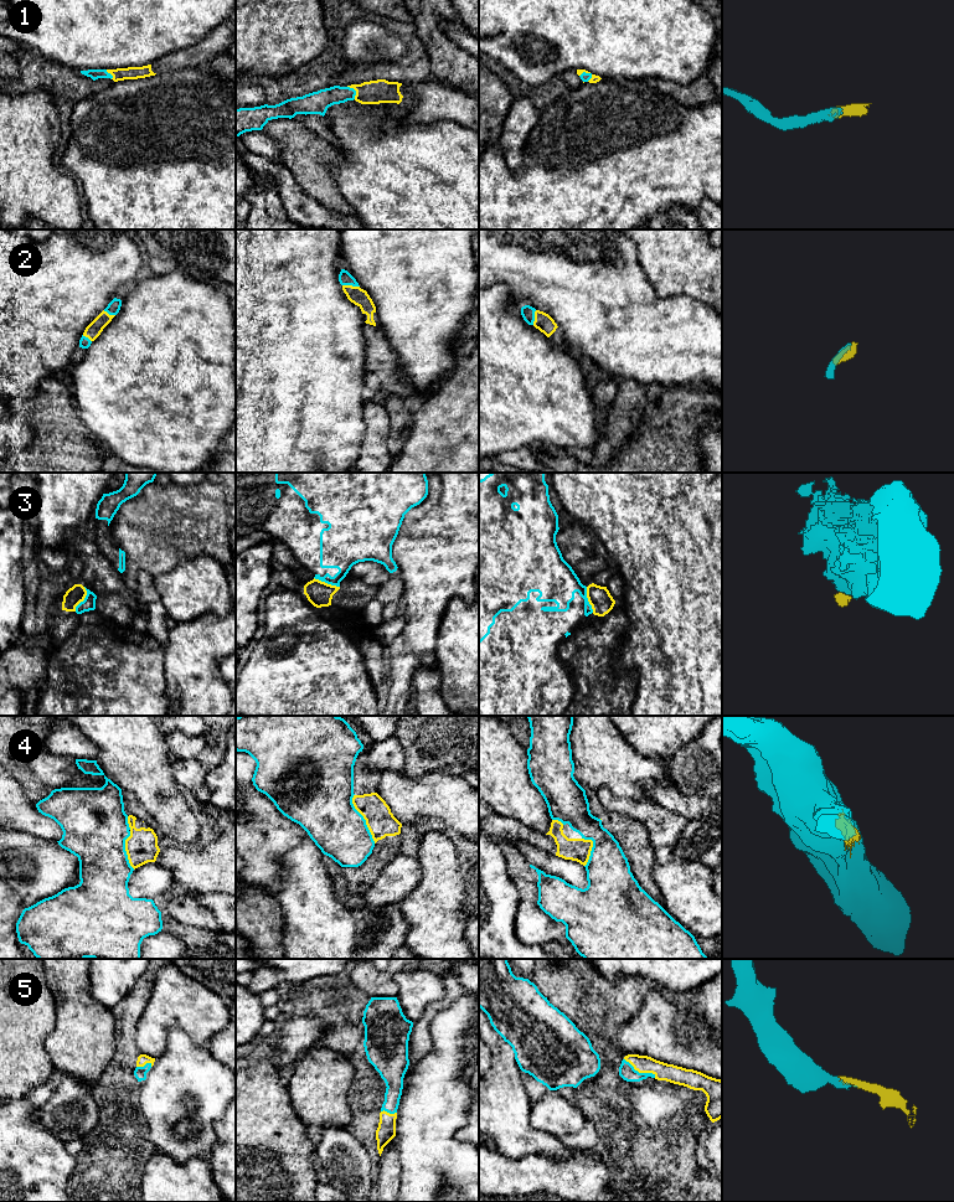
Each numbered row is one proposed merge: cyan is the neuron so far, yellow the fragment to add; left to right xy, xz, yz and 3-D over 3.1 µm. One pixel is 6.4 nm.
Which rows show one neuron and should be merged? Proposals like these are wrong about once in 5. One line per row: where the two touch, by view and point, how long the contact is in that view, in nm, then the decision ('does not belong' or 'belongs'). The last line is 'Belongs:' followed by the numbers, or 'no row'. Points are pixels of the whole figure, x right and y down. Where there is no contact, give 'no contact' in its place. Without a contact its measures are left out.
1: contact xz (355, 91); length 100 nm; belongs
2: contact xz (351, 284); length 110 nm; belongs
3: contact xy (84, 599); length 170 nm; does not belong
4: contact xz (364, 819); length 340 nm; does not belong
5: contact yz (640, 1073); length 240 nm; belongs
Belongs: 1, 2, 5

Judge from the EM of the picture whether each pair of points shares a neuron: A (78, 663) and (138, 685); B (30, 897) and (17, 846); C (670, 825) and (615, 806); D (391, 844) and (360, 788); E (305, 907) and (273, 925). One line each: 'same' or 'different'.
A: same
B: same
C: same
D: same
E: different

